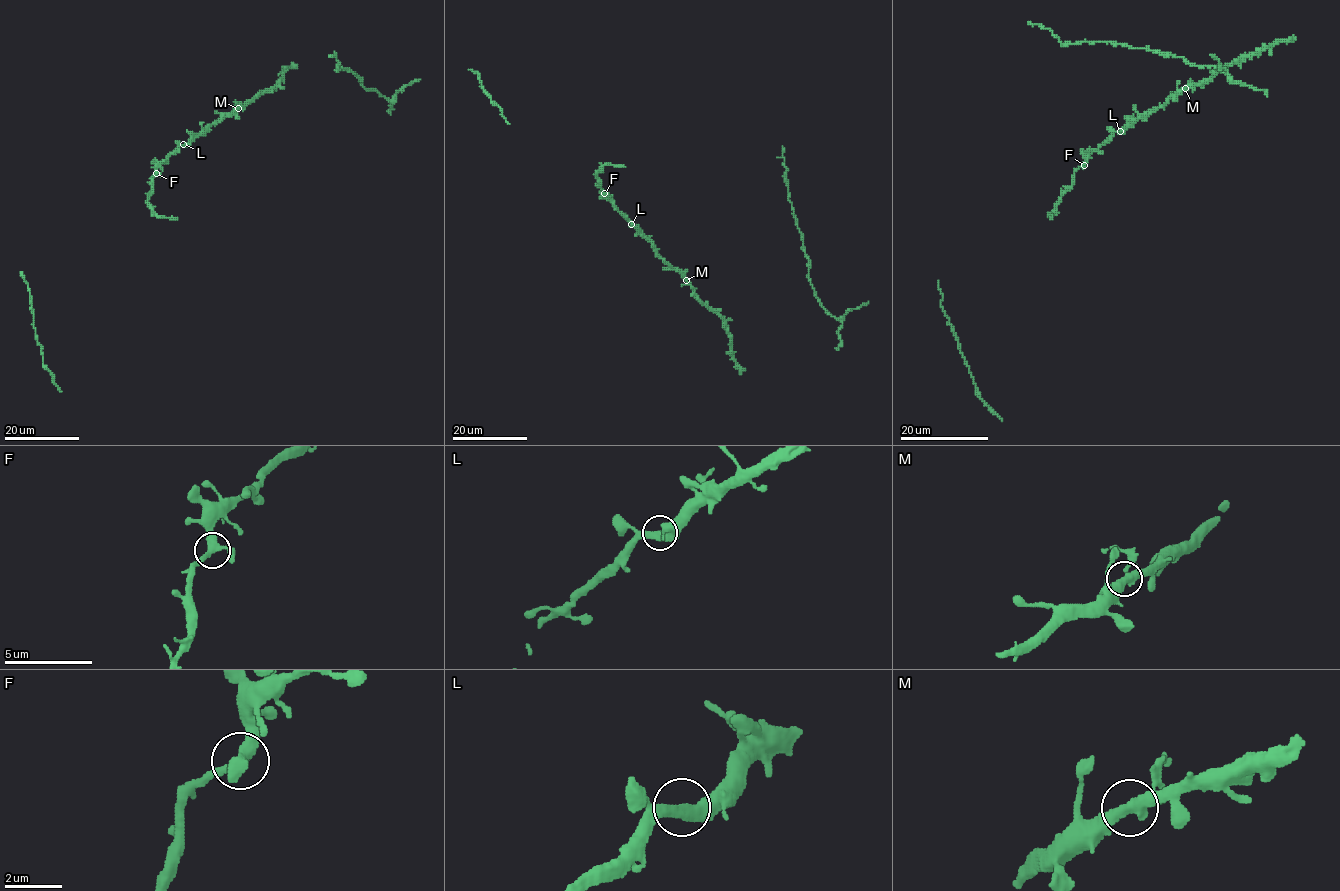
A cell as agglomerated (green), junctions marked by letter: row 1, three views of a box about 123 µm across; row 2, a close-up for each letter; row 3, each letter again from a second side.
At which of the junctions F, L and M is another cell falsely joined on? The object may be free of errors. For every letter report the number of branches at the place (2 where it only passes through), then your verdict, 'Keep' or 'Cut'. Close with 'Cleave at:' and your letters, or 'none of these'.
F: Branches: 3. Keep
L: Branches: 3. Keep
M: Branches: 3. Keep
Cleave at: none of these

